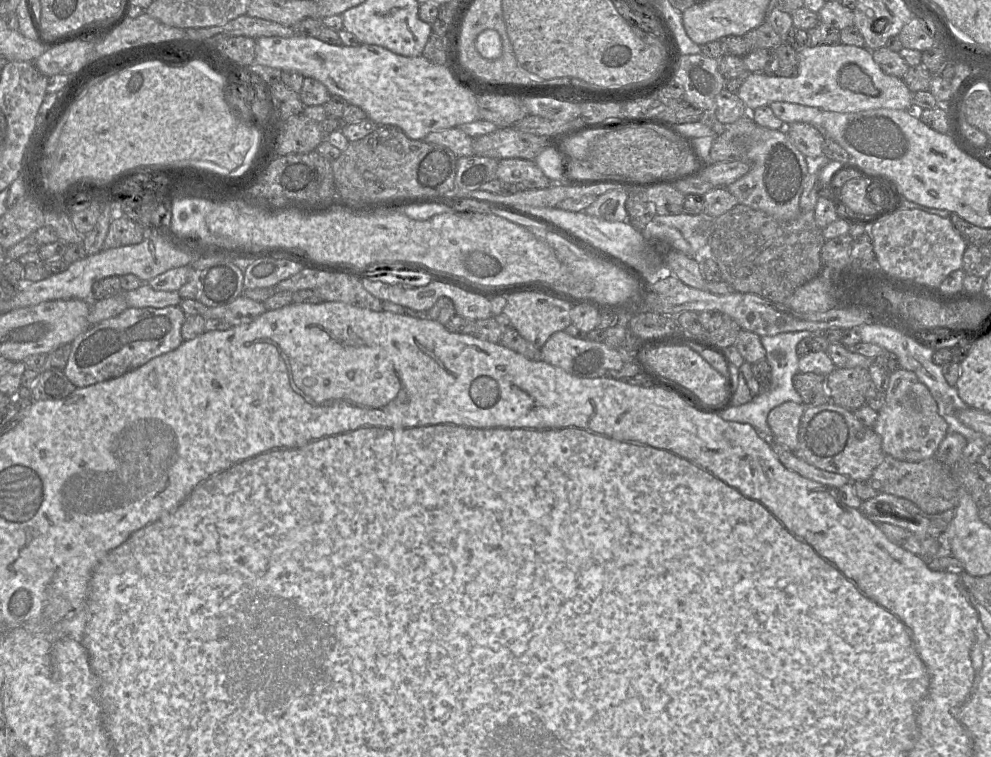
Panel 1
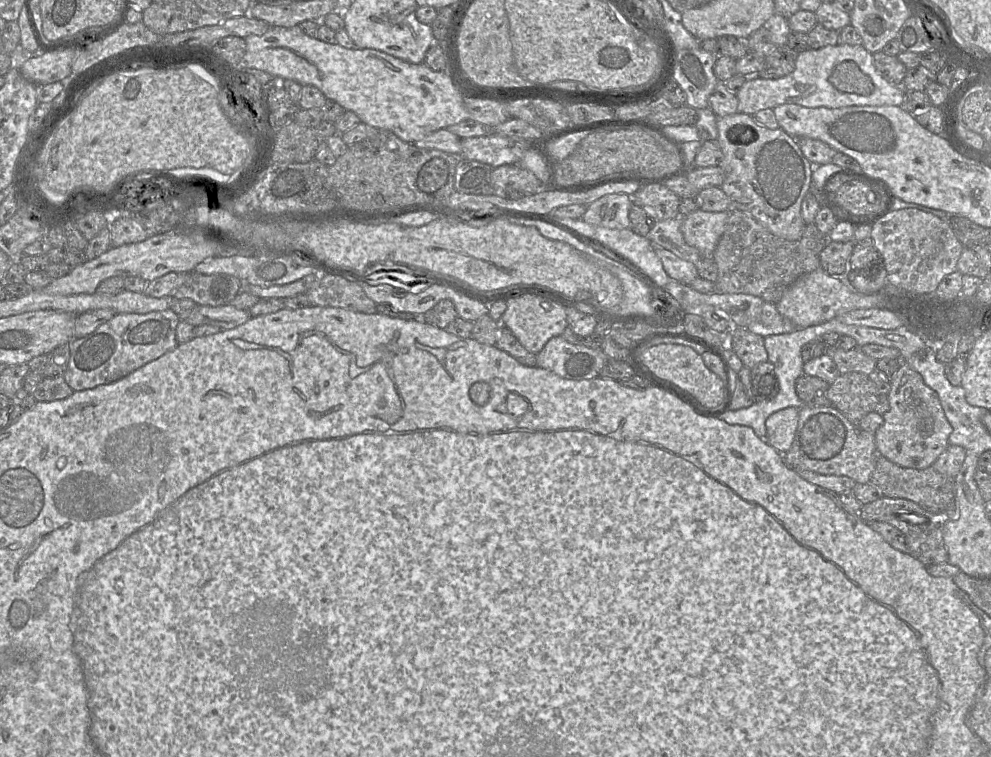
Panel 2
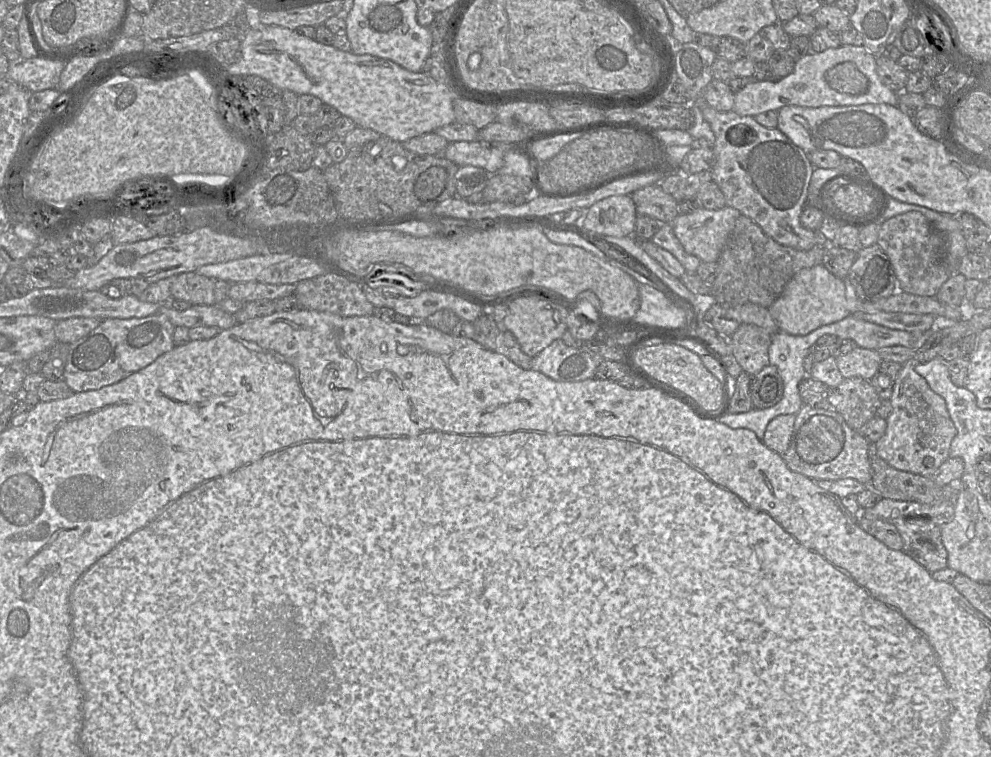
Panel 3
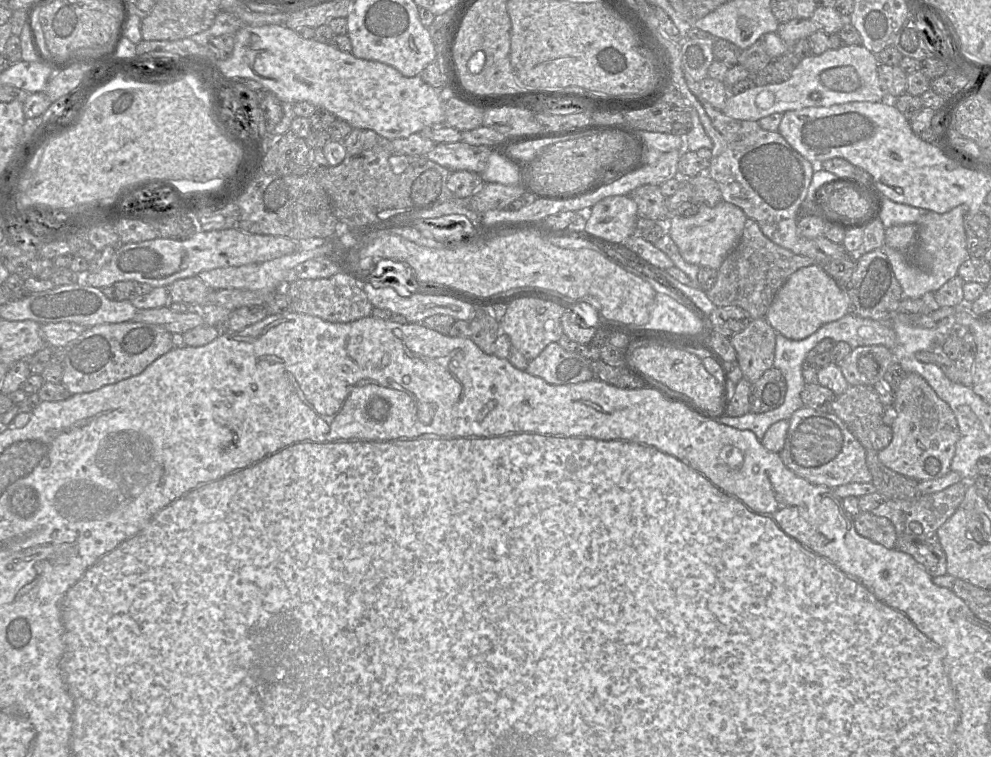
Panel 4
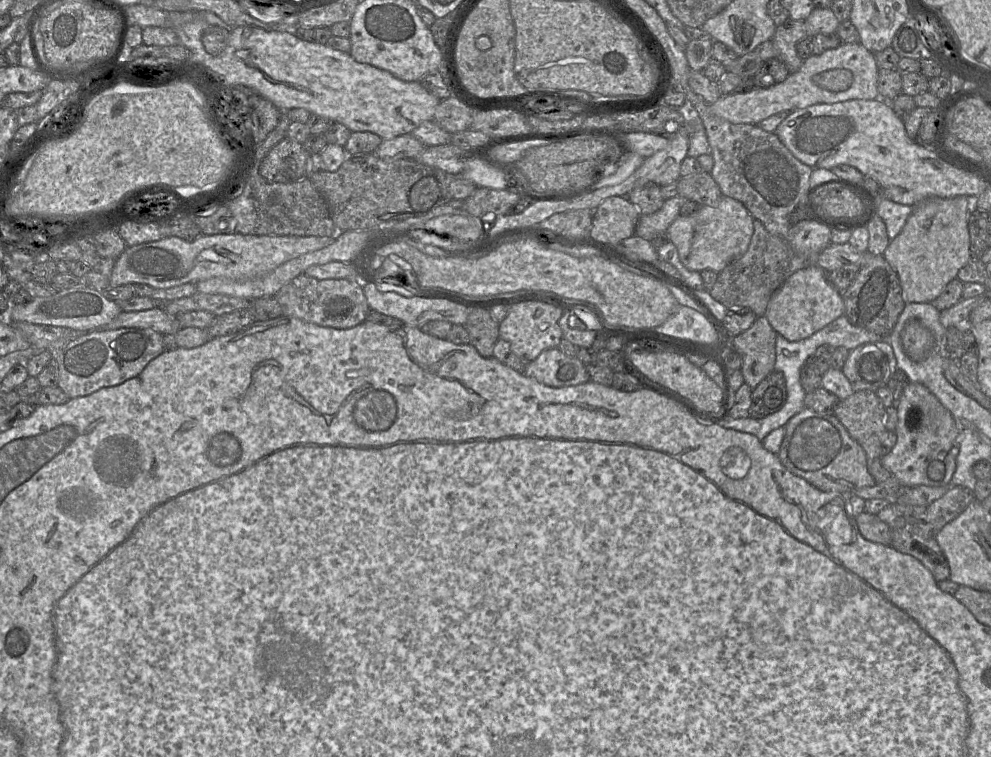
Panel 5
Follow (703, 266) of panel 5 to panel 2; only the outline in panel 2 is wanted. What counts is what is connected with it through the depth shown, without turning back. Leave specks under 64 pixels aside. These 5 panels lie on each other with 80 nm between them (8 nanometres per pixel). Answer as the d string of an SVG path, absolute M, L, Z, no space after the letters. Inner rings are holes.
M702 209L686 215L681 225L684 240L698 249L701 257L712 257L728 217L728 211L707 212Z

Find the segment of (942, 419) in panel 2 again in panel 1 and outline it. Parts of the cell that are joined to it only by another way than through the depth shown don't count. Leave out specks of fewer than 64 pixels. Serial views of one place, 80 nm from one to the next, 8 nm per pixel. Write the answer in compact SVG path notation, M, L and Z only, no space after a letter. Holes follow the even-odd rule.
M902 368L889 376L885 404L878 411L873 430L882 439L882 450L906 462L918 462L935 457L937 449L948 432L948 424L938 413L935 399L916 374Z

